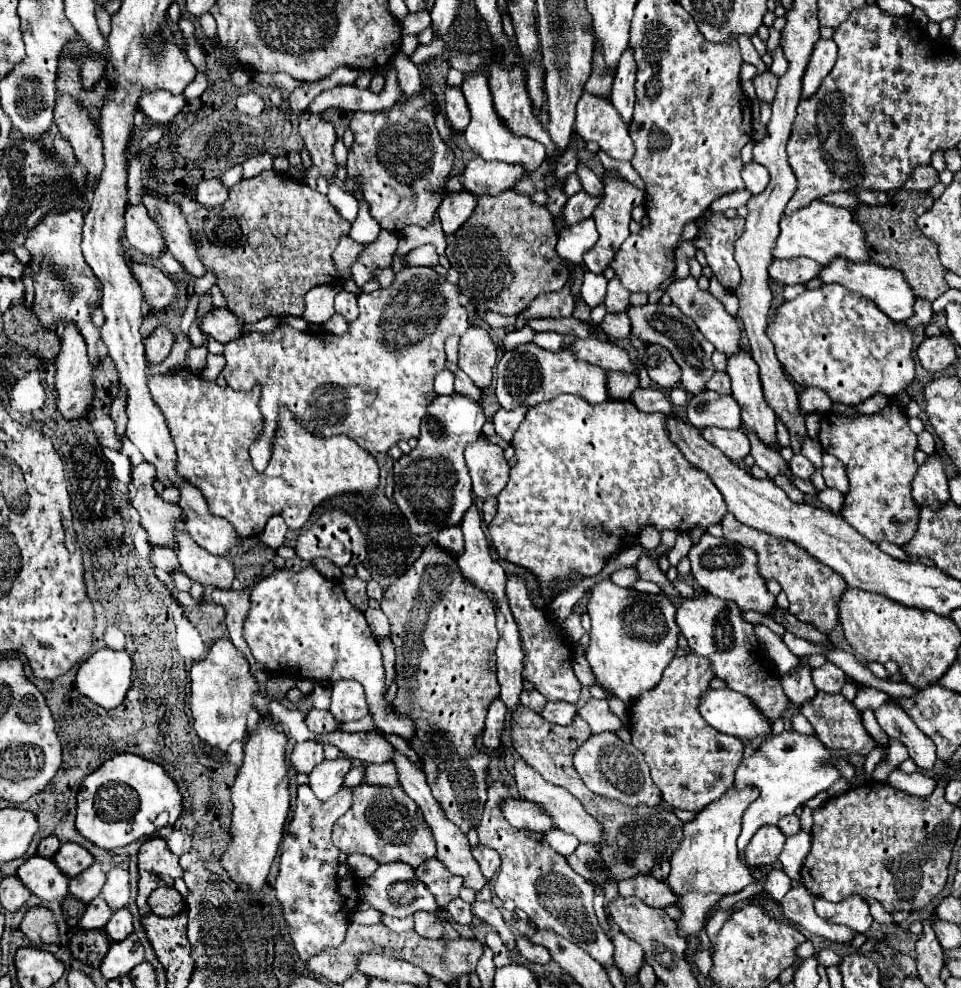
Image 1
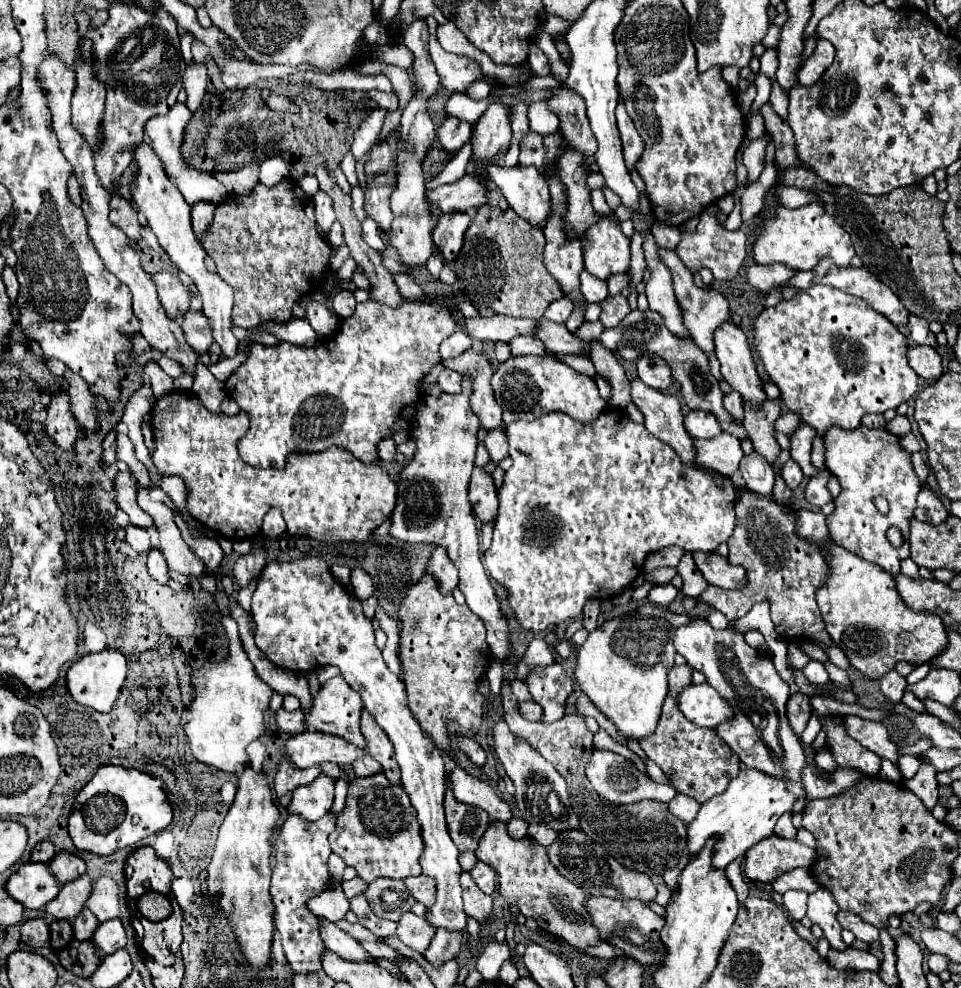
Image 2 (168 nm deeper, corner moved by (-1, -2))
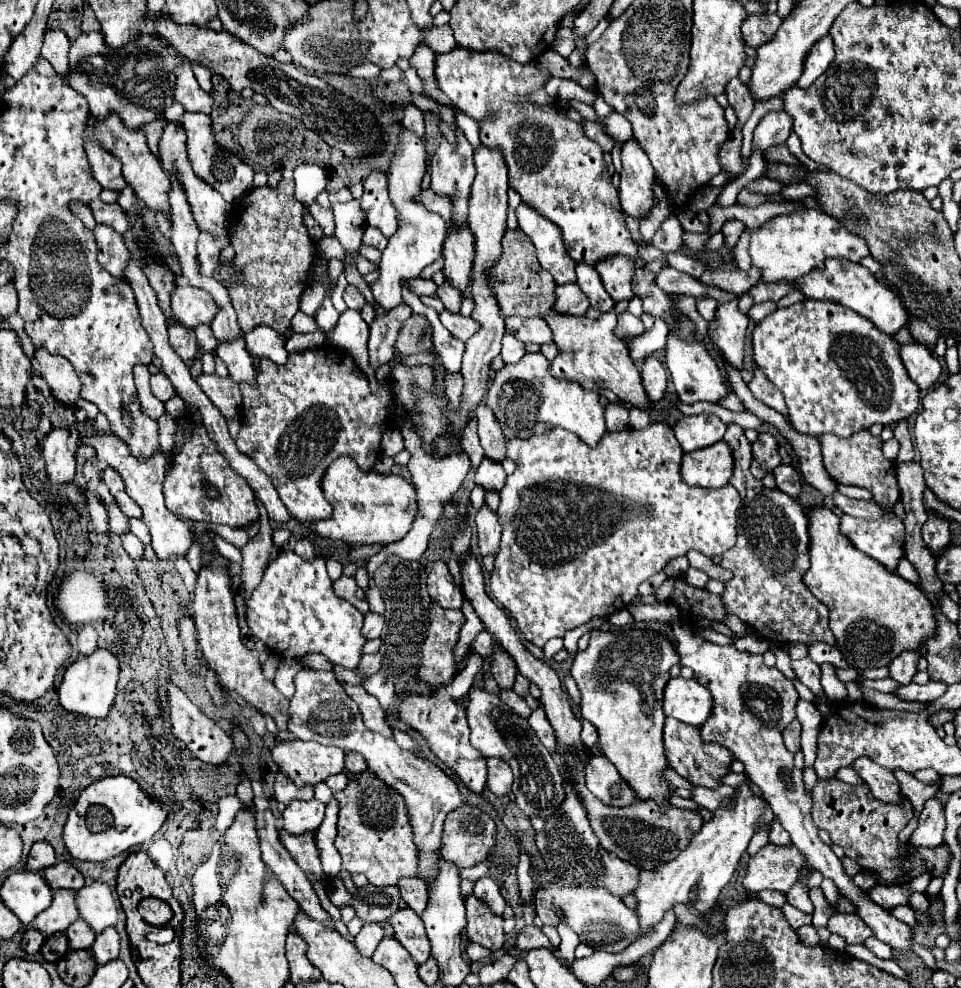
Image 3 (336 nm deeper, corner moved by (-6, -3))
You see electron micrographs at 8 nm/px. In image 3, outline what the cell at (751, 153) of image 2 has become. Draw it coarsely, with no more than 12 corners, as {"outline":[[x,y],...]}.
{"outline":[[770,111],[754,129],[752,151],[786,143],[792,117]]}

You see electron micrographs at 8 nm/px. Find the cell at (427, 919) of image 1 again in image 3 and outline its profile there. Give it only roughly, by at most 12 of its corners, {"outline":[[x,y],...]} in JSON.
{"outline":[[402,907],[394,937],[422,965],[430,957],[422,919]]}

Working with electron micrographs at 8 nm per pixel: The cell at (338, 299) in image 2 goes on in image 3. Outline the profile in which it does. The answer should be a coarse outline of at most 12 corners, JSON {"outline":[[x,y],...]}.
{"outline":[[352,285],[344,291],[348,309],[360,311],[366,299]]}

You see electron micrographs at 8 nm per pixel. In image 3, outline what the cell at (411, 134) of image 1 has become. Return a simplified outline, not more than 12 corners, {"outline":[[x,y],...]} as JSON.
{"outline":[[372,171],[360,205],[366,223],[386,237],[396,231],[396,209],[388,177]]}

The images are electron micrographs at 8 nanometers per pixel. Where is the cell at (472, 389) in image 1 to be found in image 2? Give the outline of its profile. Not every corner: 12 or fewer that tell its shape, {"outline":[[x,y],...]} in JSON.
{"outline":[[443,370],[437,384],[443,392],[461,390],[461,374]]}

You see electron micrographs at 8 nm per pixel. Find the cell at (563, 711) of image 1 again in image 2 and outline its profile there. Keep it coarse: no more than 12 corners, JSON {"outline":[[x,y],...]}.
{"outline":[[519,702],[519,714],[527,720],[541,720],[537,702]]}

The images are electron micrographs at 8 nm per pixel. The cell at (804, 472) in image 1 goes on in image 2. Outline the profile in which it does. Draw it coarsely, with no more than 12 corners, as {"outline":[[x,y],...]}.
{"outline":[[793,460],[781,468],[787,488],[795,490],[803,480],[803,472]]}

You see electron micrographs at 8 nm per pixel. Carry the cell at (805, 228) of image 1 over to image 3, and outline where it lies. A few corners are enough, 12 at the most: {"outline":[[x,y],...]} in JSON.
{"outline":[[818,209],[750,233],[762,281],[796,281],[828,257],[858,263],[866,241]]}

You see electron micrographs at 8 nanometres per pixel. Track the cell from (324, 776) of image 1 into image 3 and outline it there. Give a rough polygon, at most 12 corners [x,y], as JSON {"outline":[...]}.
{"outline":[[292,801],[282,813],[292,835],[316,831],[326,805]]}

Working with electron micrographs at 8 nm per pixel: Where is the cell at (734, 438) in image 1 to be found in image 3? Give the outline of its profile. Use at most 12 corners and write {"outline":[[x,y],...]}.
{"outline":[[724,439],[682,457],[690,485],[724,487],[734,455]]}

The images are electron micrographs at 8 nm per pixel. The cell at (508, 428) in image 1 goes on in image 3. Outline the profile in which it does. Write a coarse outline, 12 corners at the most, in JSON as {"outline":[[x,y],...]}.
{"outline":[[486,459],[476,469],[476,483],[502,489],[506,473],[500,463]]}

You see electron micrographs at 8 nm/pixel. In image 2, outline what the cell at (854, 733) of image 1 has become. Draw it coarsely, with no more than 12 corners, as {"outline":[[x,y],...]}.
{"outline":[[837,716],[821,720],[841,768],[875,778],[881,758],[855,742]]}

